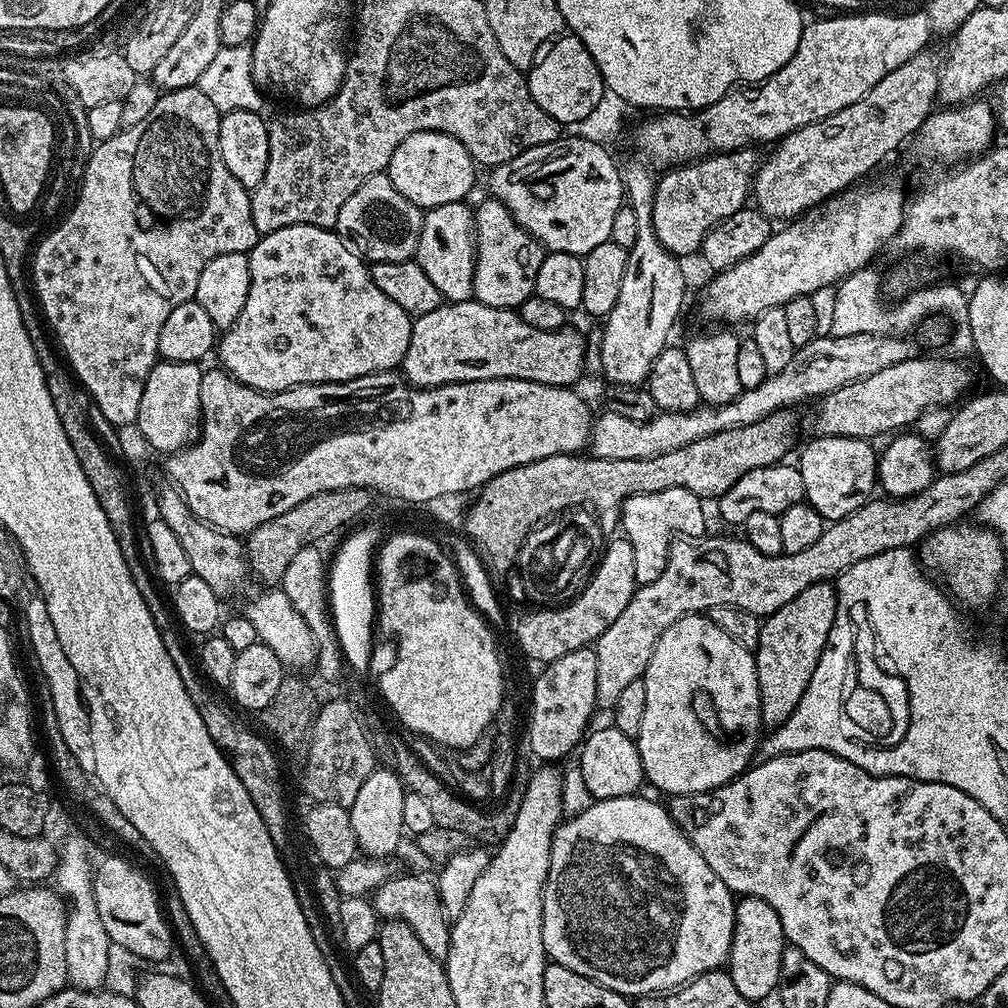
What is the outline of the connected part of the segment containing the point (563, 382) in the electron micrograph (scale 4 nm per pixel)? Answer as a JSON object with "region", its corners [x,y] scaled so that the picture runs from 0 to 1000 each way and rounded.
{"region":[[[471,296],[462,300],[454,300],[453,302],[445,302],[438,300],[431,308],[427,308],[427,312],[419,312],[412,314],[409,319],[409,330],[407,331],[407,343],[401,352],[399,362],[399,372],[410,385],[434,385],[439,381],[453,381],[454,379],[466,379],[467,377],[525,377],[526,379],[534,379],[535,381],[545,381],[546,383],[554,383],[555,385],[563,385],[570,382],[570,377],[579,369],[579,333],[575,329],[566,329],[566,324],[561,323],[547,329],[546,327],[530,327],[530,323],[522,323],[522,319],[518,319],[518,315],[507,306],[491,306],[490,304],[482,304],[476,302]]]}

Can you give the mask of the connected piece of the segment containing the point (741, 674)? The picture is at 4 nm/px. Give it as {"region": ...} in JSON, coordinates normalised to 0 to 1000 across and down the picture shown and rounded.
{"region":[[[701,609],[670,615],[653,633],[637,674],[641,681],[641,705],[629,733],[644,779],[656,782],[659,788],[686,790],[688,786],[702,786],[724,777],[747,757],[746,749],[752,746],[756,734],[750,653],[732,641],[720,625],[708,621]]]}

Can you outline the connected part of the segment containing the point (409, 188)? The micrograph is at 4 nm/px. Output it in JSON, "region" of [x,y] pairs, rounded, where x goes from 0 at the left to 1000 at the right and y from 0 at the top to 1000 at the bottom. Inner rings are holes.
{"region":[[[438,131],[407,133],[407,137],[403,137],[403,141],[399,141],[399,145],[391,149],[383,170],[395,192],[411,200],[418,208],[459,198],[463,189],[474,183],[474,164],[462,149],[462,145],[458,145],[454,137]]]}

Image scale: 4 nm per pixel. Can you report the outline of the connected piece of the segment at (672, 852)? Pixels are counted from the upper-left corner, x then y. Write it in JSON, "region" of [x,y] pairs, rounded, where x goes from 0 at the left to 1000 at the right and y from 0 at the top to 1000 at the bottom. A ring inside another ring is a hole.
{"region":[[[639,788],[630,790],[607,790],[604,794],[592,794],[572,810],[564,810],[548,826],[545,865],[542,867],[538,893],[538,935],[541,937],[543,951],[577,966],[590,976],[601,978],[613,986],[624,990],[645,988],[654,984],[666,984],[678,976],[701,964],[709,964],[719,959],[725,942],[726,928],[729,923],[731,894],[728,886],[718,878],[716,871],[700,859],[700,851],[688,843],[683,828],[663,806],[658,797],[642,794]]]}

